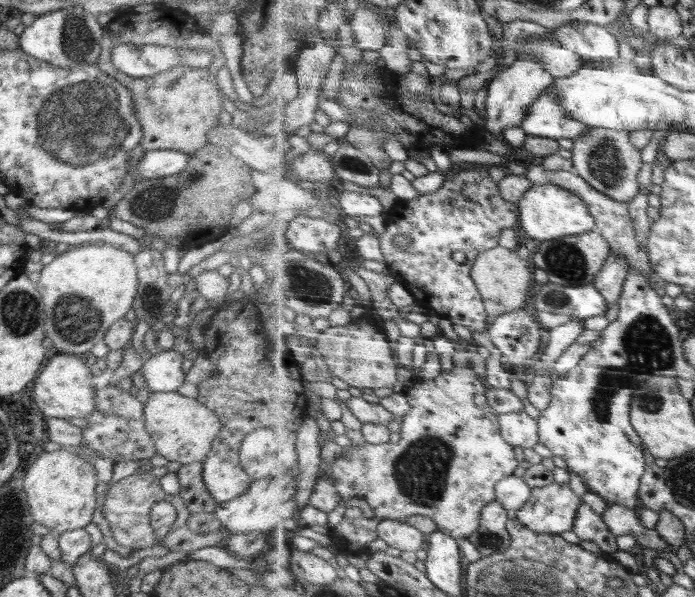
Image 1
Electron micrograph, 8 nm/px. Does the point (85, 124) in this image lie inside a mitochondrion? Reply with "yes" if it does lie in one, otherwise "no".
yes

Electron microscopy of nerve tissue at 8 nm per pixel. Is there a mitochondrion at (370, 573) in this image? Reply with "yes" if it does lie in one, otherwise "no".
no

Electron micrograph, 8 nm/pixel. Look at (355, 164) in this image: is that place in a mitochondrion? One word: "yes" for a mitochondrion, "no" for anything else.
yes

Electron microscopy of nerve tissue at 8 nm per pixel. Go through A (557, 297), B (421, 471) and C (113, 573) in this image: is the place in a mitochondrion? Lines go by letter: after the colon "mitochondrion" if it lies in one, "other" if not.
A: mitochondrion
B: mitochondrion
C: other

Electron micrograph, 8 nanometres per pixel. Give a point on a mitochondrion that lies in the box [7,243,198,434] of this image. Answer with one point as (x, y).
(78, 319)

